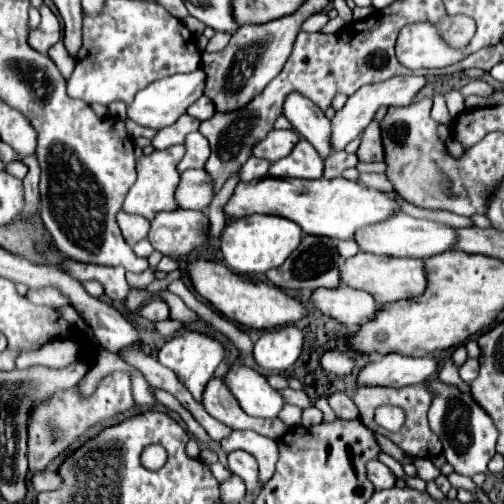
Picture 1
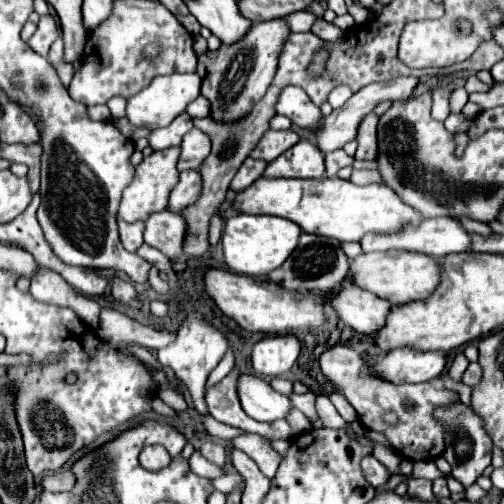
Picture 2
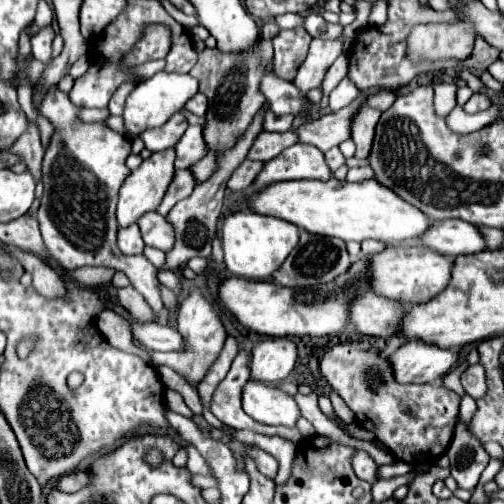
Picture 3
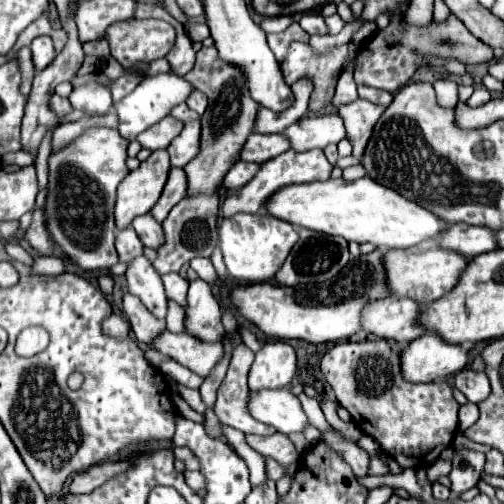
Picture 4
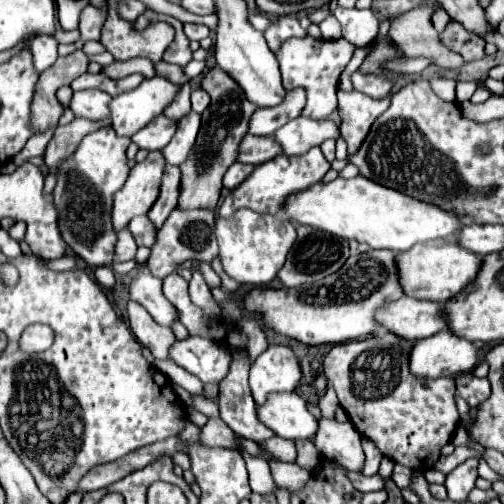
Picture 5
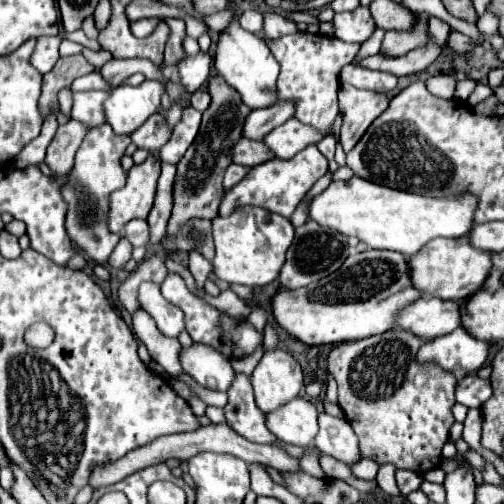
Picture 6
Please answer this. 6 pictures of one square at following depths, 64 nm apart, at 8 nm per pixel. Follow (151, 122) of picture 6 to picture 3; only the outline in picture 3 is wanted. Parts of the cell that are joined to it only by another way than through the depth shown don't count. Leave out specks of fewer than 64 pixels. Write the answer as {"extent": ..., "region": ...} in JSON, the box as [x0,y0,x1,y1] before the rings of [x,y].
{"extent":[140,114,188,152],"region":[[[176,114],[172,116],[172,120],[168,120],[168,124],[154,128],[154,130],[146,130],[140,134],[140,138],[144,140],[150,152],[160,152],[160,150],[176,146],[176,142],[182,138],[186,128],[188,128],[188,122],[184,114]]]}

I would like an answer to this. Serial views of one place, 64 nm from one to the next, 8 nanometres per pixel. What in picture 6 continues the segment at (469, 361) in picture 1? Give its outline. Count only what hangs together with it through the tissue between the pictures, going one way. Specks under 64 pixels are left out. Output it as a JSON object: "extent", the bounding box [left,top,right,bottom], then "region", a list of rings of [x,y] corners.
{"extent":[456,374,492,408],"region":[[[466,374],[458,380],[456,386],[456,402],[468,408],[480,408],[492,396],[490,380],[482,380],[476,374]]]}

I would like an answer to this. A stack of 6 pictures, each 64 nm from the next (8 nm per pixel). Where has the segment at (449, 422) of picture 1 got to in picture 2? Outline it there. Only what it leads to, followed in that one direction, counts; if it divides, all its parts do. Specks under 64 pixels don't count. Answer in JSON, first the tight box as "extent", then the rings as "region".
{"extent":[434,400,494,486],"region":[[[456,400],[456,404],[436,408],[434,416],[436,416],[436,422],[440,422],[444,426],[446,450],[442,456],[452,466],[452,476],[458,482],[462,482],[464,486],[470,486],[490,466],[490,460],[492,460],[494,444],[492,444],[492,438],[488,436],[488,432],[484,430],[484,420],[472,410],[472,406],[466,406],[460,400]]]}

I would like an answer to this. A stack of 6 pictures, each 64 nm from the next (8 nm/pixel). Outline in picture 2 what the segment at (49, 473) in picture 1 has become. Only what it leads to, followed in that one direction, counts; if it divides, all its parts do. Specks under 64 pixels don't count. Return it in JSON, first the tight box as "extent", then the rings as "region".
{"extent":[40,468,74,492],"region":[[[62,468],[54,474],[48,474],[40,482],[42,490],[48,490],[48,492],[64,492],[64,490],[70,490],[72,484],[74,484],[74,476],[68,468]]]}

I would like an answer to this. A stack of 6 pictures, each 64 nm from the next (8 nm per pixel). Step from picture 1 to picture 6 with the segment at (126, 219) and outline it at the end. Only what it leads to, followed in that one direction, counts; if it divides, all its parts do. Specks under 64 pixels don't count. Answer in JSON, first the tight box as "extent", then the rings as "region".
{"extent":[108,236,134,270],"region":[[[122,236],[120,242],[118,242],[118,246],[114,248],[110,260],[108,260],[108,266],[114,268],[114,270],[120,270],[120,266],[126,264],[132,258],[132,250],[134,250],[134,246],[128,242],[128,238]]]}

